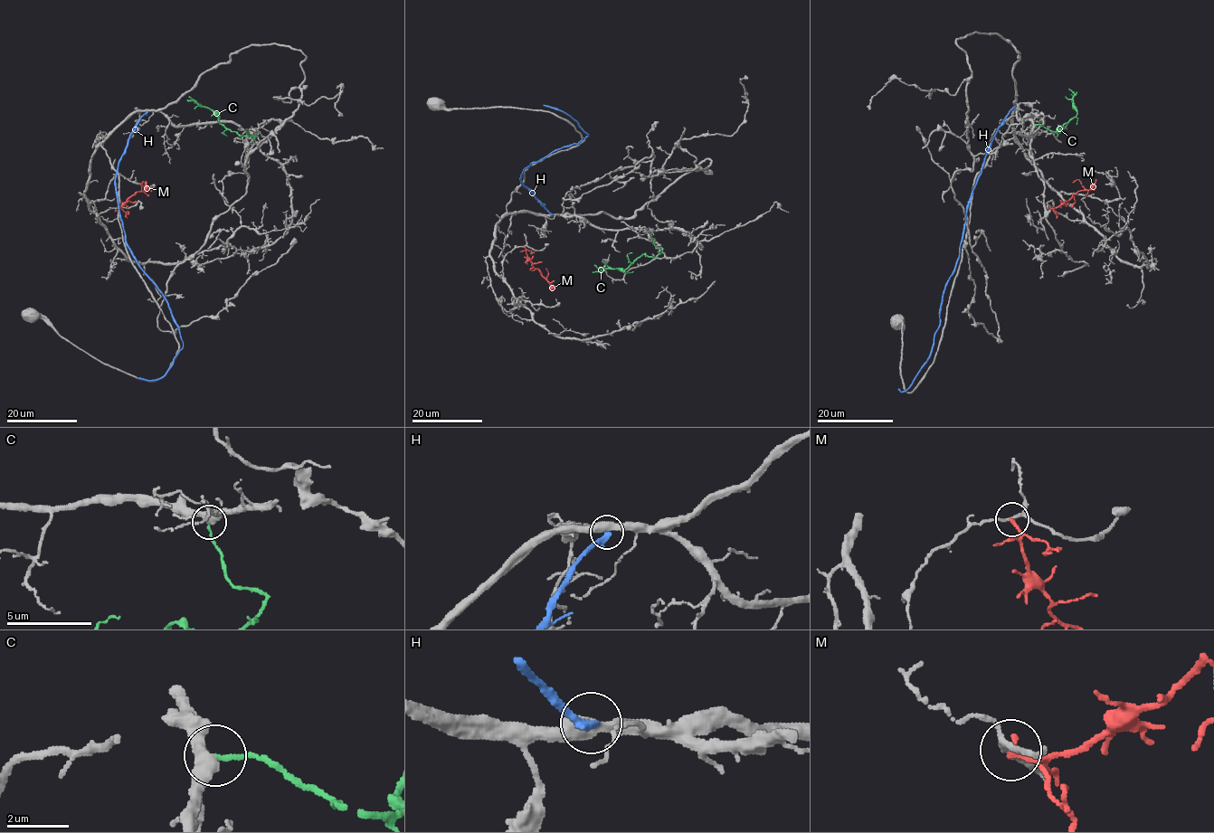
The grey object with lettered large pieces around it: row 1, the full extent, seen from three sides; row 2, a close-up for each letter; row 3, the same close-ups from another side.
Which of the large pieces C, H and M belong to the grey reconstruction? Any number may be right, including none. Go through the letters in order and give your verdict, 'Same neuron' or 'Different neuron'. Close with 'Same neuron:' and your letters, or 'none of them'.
C: Same neuron
H: Different neuron
M: Different neuron
Same neuron: C

